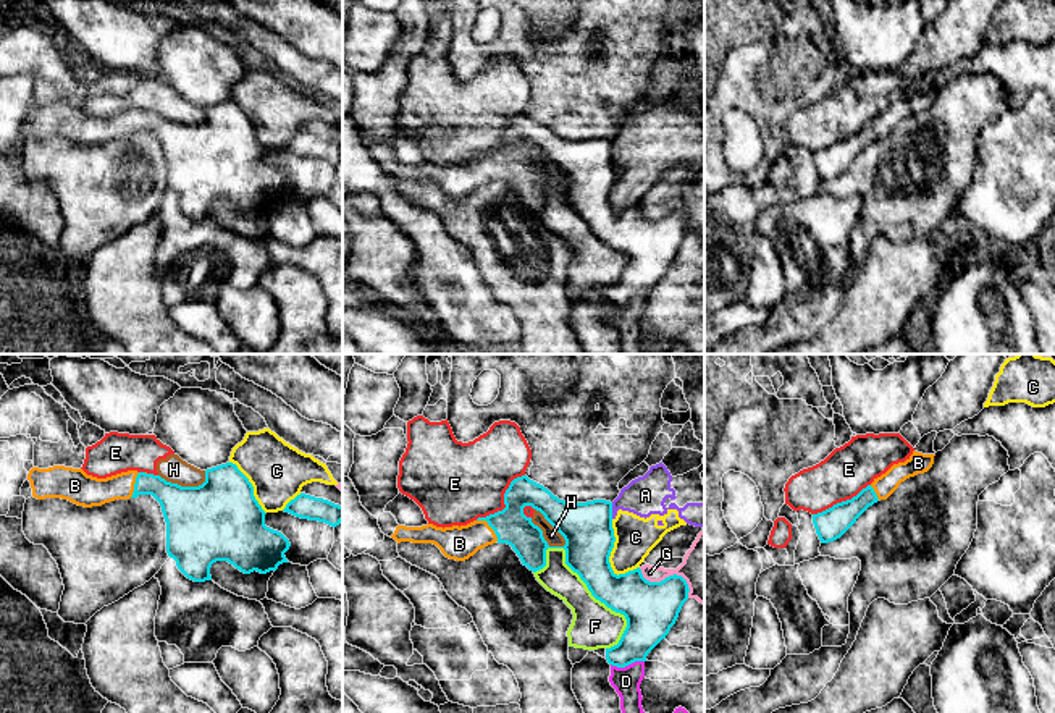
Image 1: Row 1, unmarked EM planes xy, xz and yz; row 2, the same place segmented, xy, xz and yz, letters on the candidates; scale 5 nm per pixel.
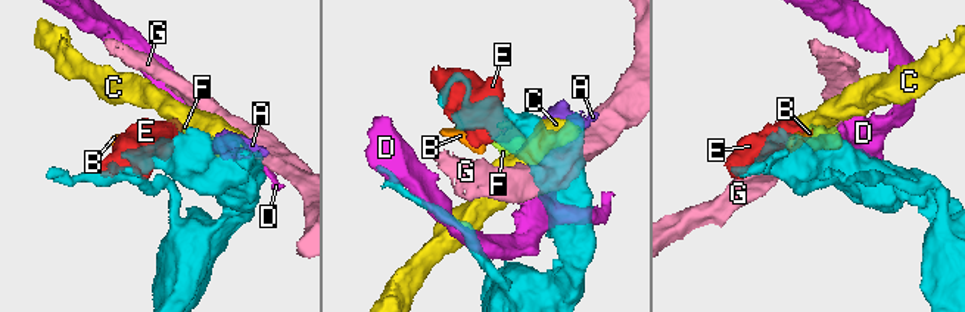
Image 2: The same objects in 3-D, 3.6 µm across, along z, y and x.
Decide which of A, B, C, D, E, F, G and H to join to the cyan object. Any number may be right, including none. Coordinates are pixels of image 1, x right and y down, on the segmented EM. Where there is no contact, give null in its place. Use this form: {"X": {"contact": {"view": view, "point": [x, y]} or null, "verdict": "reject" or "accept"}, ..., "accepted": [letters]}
{"A": {"contact": {"view": "xz", "point": [611, 511]}, "verdict": "reject"}, "B": {"contact": {"view": "xz", "point": [490, 526]}, "verdict": "accept"}, "C": {"contact": {"view": "xz", "point": [613, 547]}, "verdict": "reject"}, "D": {"contact": {"view": "xz", "point": [627, 665]}, "verdict": "reject"}, "E": {"contact": {"view": "xz", "point": [504, 503]}, "verdict": "reject"}, "F": {"contact": {"view": "xz", "point": [595, 597]}, "verdict": "reject"}, "G": {"contact": {"view": "xz", "point": [669, 576]}, "verdict": "reject"}, "H": {"contact": {"view": "xz", "point": [554, 526]}, "verdict": "reject"}, "accepted": ["B"]}

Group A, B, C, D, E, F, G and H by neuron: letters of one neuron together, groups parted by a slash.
A C / B / D E F H / G

